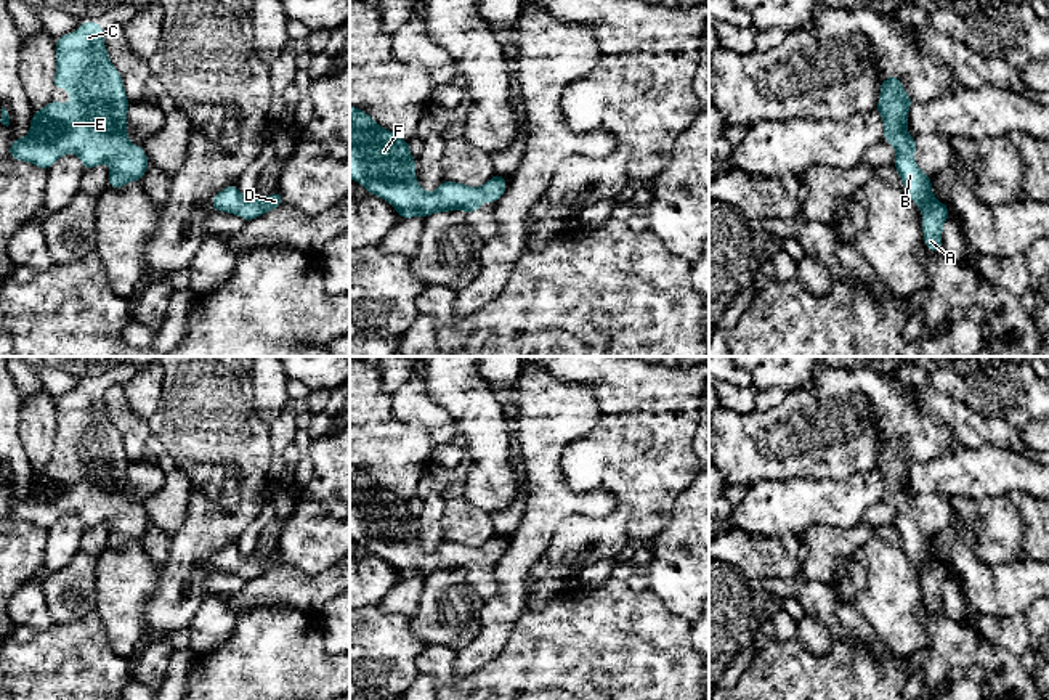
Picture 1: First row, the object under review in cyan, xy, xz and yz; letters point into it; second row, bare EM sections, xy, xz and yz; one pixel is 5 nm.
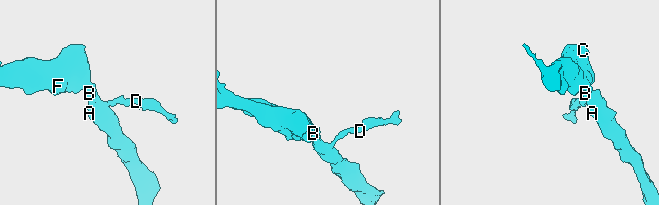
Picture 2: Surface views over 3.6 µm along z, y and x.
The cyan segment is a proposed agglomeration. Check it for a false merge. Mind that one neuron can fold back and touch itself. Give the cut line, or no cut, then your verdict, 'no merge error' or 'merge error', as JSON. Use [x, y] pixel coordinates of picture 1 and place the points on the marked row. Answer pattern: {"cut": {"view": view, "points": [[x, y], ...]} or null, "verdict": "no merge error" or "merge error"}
{"cut": null, "verdict": "no merge error"}

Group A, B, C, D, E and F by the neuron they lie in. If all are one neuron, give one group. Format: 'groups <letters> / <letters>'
groups A B C D E F

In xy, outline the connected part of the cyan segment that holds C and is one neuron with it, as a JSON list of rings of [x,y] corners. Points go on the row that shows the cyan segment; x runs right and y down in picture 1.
[[[83,21],[75,32],[56,39],[56,74],[53,88],[67,88],[71,103],[50,101],[35,111],[26,138],[11,140],[10,157],[48,170],[61,156],[75,153],[90,170],[109,164],[107,186],[124,188],[127,181],[141,181],[149,161],[141,144],[130,144],[127,136],[127,100],[124,80],[107,56],[103,26]]]

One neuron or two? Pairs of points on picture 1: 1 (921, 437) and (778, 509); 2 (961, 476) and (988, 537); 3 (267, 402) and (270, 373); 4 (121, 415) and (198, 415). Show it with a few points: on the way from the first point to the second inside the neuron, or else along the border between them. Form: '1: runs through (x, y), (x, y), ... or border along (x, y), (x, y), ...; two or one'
1: border along (873, 471), (860, 471), (844, 479), (799, 477); two
2: border along (1004, 493), (980, 498), (948, 496); two
3: runs through (270, 395), (270, 379); one
4: border along (146, 419), (151, 432); two

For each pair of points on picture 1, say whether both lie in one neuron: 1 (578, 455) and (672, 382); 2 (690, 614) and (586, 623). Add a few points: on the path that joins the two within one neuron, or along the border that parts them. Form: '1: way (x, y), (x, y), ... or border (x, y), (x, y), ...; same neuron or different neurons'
1: way (602, 455), (653, 406); same neuron
2: border (648, 591), (688, 625); different neurons

